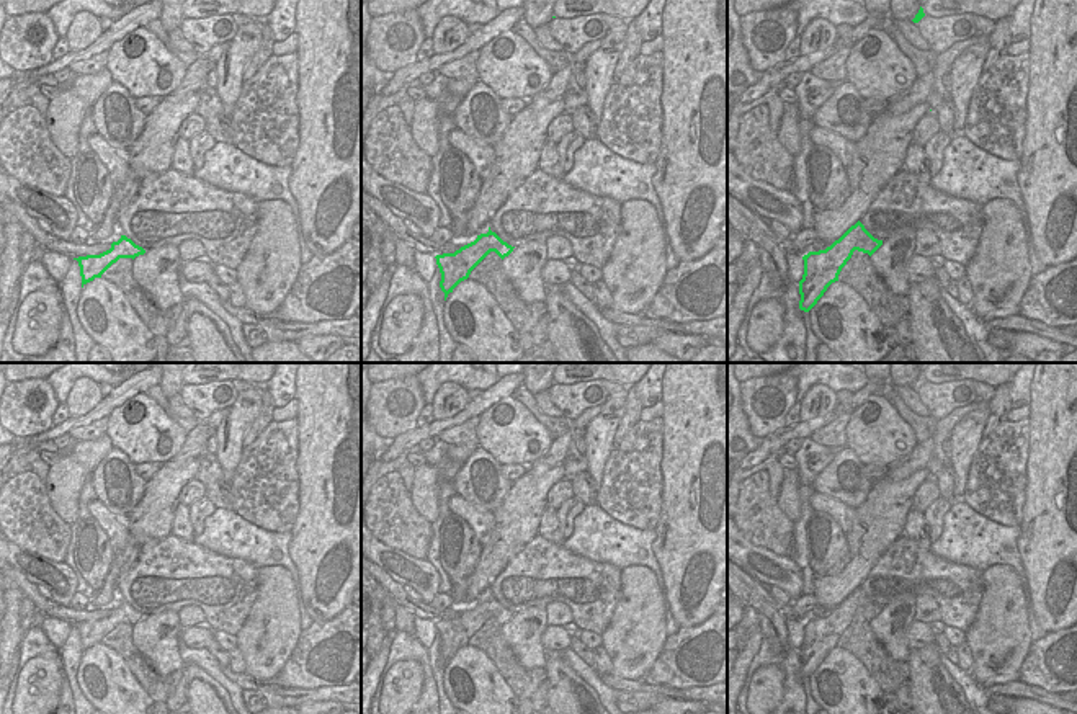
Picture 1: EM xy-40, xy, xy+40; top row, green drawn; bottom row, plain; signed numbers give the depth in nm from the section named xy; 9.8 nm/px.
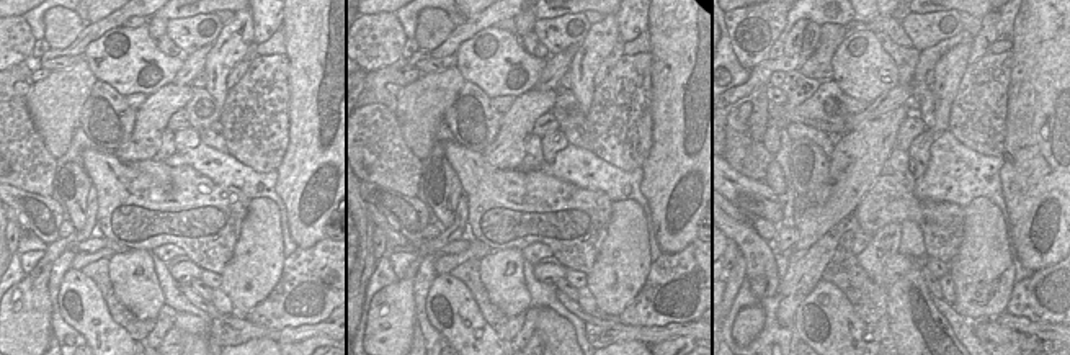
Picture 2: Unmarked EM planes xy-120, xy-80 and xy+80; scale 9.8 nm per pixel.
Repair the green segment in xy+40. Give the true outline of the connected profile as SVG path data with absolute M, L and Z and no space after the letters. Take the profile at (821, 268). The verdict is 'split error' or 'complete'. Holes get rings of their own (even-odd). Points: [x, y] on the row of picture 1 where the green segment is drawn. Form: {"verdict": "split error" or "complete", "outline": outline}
{"verdict": "complete", "outline": "M858 221L825 250L804 255L804 274L799 281L799 309L809 312L817 304L827 288L838 281L842 268L855 250L871 257L881 245L883 240L874 239Z"}

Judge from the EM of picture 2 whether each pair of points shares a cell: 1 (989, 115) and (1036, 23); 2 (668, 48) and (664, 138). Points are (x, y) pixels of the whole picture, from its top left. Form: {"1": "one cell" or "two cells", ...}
{"1": "two cells", "2": "one cell"}

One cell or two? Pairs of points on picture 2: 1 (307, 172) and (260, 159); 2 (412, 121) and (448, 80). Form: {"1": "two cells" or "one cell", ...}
{"1": "two cells", "2": "one cell"}

